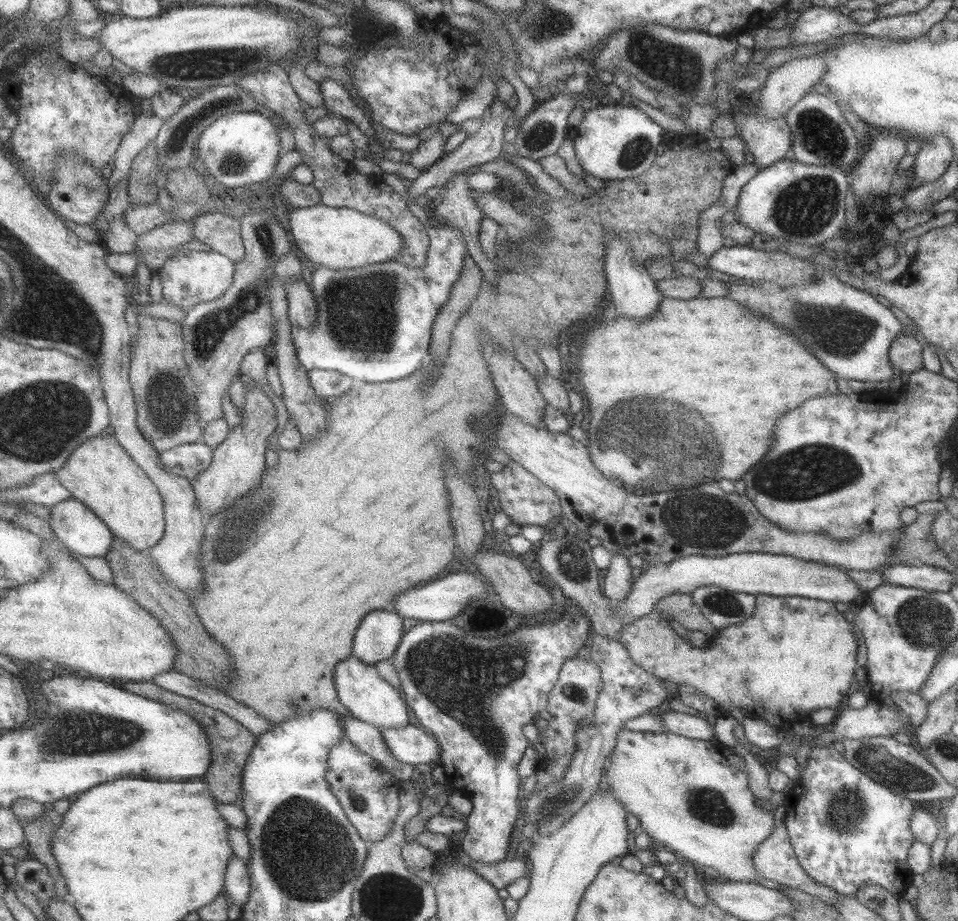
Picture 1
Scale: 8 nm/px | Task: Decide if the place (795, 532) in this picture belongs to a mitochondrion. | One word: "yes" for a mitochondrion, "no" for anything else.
no

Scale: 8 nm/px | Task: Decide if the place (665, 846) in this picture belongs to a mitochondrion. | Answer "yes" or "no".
no

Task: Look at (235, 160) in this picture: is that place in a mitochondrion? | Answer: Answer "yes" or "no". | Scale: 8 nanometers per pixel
yes

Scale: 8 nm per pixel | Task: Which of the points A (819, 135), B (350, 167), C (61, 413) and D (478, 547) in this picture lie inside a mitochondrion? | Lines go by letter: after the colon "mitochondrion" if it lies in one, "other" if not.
A: mitochondrion
B: other
C: mitochondrion
D: other

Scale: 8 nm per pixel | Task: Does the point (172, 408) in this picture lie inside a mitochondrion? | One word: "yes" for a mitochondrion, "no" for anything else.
yes

